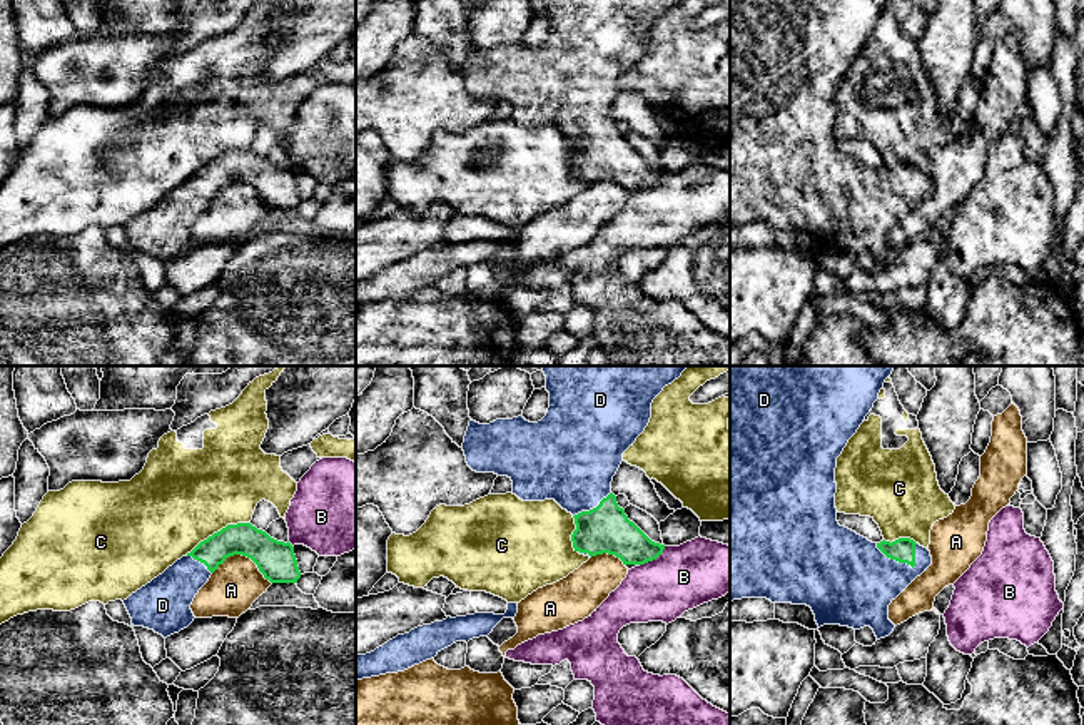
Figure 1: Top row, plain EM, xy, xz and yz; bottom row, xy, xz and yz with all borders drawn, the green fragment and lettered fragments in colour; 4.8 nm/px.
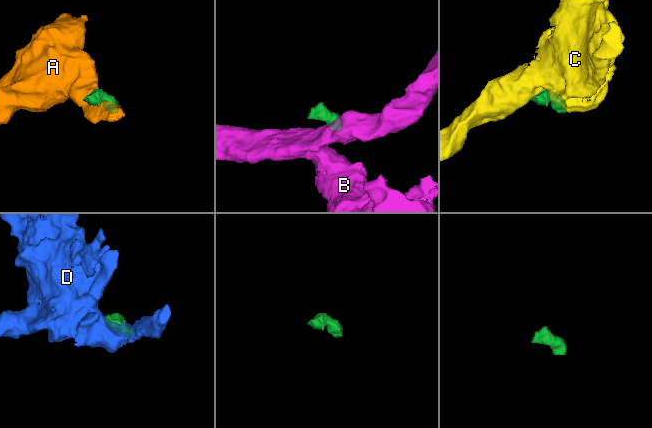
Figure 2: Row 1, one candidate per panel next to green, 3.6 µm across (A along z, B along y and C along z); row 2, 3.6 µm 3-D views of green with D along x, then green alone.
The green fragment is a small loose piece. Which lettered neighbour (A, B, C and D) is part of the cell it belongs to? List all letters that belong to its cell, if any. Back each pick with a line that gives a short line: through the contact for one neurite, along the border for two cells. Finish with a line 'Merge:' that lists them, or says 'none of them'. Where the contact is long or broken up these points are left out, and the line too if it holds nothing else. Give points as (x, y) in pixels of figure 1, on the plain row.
D: Line: yz (902, 176), (896, 186), (849, 207)
Merge: D

